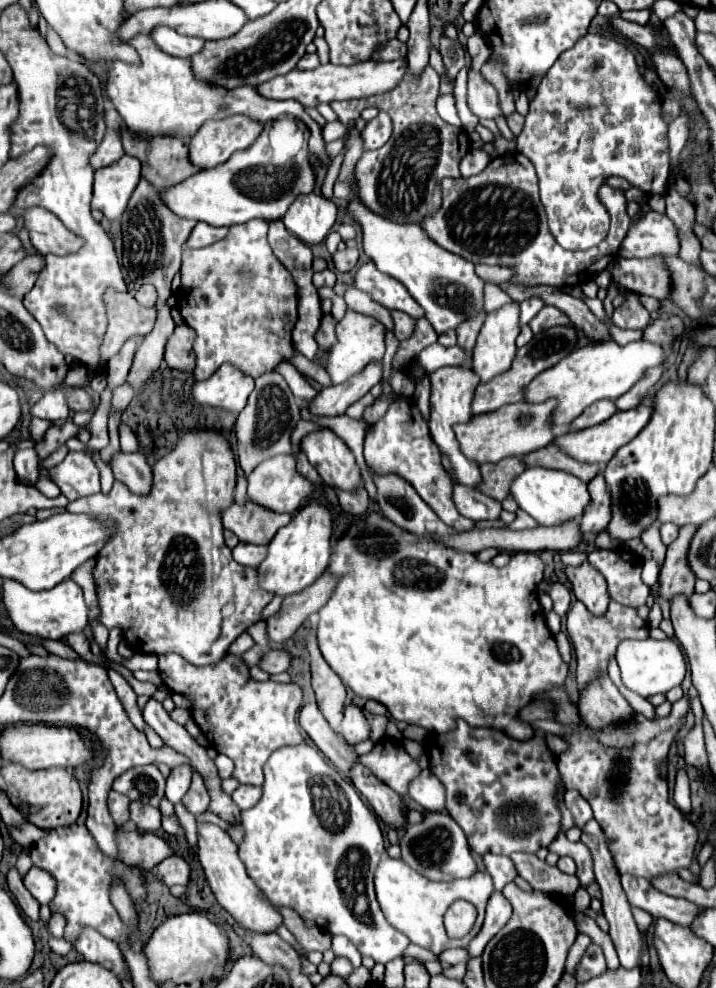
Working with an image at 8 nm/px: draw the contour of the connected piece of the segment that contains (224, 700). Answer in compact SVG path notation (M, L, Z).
M162 654L160 658L160 666L158 666L158 674L162 676L164 684L168 690L184 694L190 698L192 702L192 718L198 724L198 728L202 730L202 734L208 738L208 742L212 742L214 750L220 754L226 754L228 758L234 760L234 778L240 780L240 784L252 784L252 786L260 786L264 776L262 776L262 766L266 764L268 756L282 746L290 746L290 744L300 744L302 738L302 730L298 726L298 712L302 708L302 688L298 684L278 684L278 682L258 682L254 678L250 678L248 666L240 656L234 654L226 654L222 660L218 660L218 664L208 664L206 668L198 668L186 660L182 660L182 656L178 654Z

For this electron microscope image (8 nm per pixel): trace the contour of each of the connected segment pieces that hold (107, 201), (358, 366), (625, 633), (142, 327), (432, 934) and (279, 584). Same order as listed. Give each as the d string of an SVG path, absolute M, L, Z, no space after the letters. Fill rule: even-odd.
M124 154L120 160L94 172L92 208L102 210L106 218L116 220L140 182L140 160Z
M348 308L344 318L338 322L336 336L338 336L338 342L334 344L334 348L330 350L326 358L326 370L334 384L346 382L350 376L356 376L358 372L362 372L362 368L366 368L372 362L382 362L384 352L386 352L386 344L384 344L386 328L376 318Z
M574 602L568 610L568 636L574 644L576 650L576 660L578 660L578 668L576 668L576 682L578 682L578 692L582 688L582 684L590 684L590 680L594 680L594 676L598 676L598 672L606 672L608 674L608 662L610 658L616 654L616 646L626 640L626 638L648 638L648 622L642 620L636 612L636 608L618 604L618 602L610 602L610 608L604 616L594 616L586 610L586 606L582 602Z
M112 288L104 294L106 302L106 314L108 314L108 332L104 336L104 342L100 346L100 364L98 366L86 366L88 368L88 380L92 380L96 374L100 374L108 360L118 354L122 344L134 336L142 334L146 336L156 320L156 306L140 306L134 296L128 292L116 292Z
M390 856L382 858L382 862L380 862L378 870L376 870L376 876L374 876L374 884L376 884L378 902L380 902L380 908L382 908L384 916L386 916L386 920L396 930L400 930L404 936L408 936L408 940L412 944L424 946L424 948L432 950L436 956L442 954L448 948L466 948L466 944L470 944L470 940L482 928L484 908L486 908L486 902L488 902L490 894L494 892L494 886L492 886L492 880L490 880L488 872L476 872L474 876L464 878L464 880L434 882L434 880L428 880L426 876L414 872L412 868L408 868L402 860L394 860ZM458 898L464 898L464 900L472 902L476 906L476 910L478 910L478 918L476 918L476 924L472 928L472 934L468 934L462 940L450 940L444 934L442 918L444 918L444 912L448 910L448 906Z
M310 498L306 506L292 516L292 522L280 528L272 542L268 544L268 556L258 566L262 590L272 592L276 596L290 596L310 586L328 566L330 538L332 538L332 514L324 504Z

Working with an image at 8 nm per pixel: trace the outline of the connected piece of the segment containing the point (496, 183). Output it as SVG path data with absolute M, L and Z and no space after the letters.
M512 152L496 156L476 176L442 180L442 206L434 216L422 220L422 228L438 246L470 260L472 264L500 264L510 268L514 272L510 282L514 284L546 284L554 288L578 286L592 280L598 270L606 268L616 258L630 226L624 190L602 186L600 198L612 218L606 240L586 252L562 250L548 230L546 212L538 196L534 164L520 152Z

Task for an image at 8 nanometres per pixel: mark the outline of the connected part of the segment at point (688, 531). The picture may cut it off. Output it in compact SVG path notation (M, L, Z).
M682 526L678 530L678 538L668 546L666 562L662 566L660 576L660 592L666 600L672 600L676 594L690 596L694 592L694 572L690 572L690 564L686 564L686 548L690 548L690 540L694 538L696 526Z

